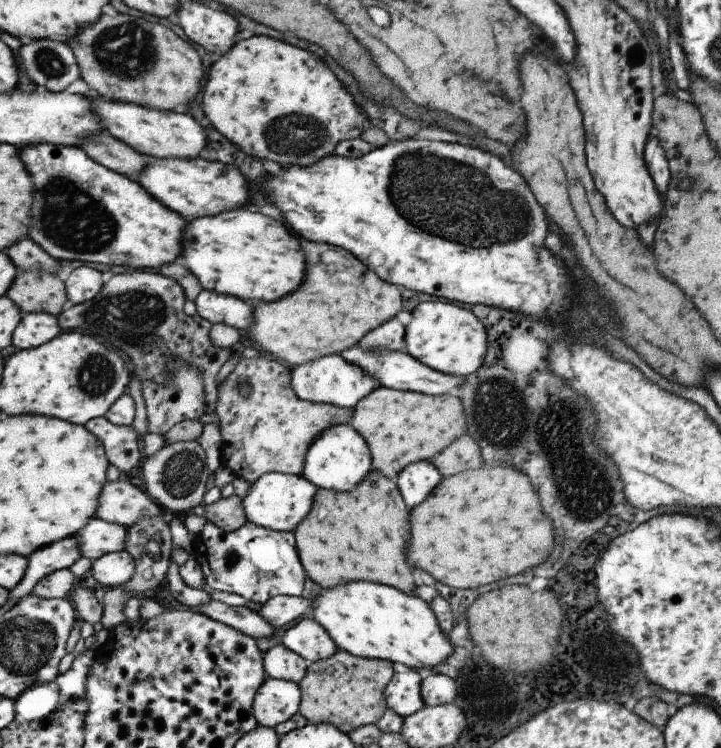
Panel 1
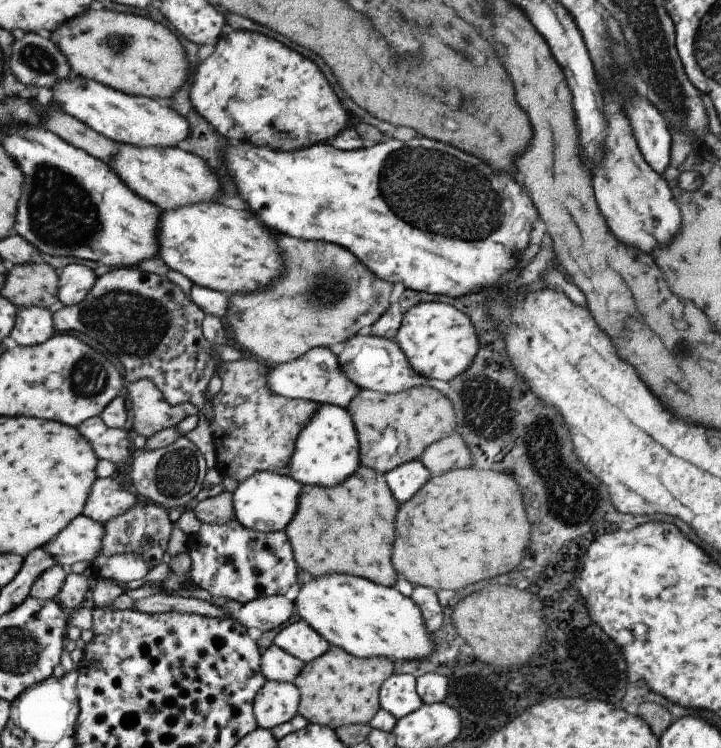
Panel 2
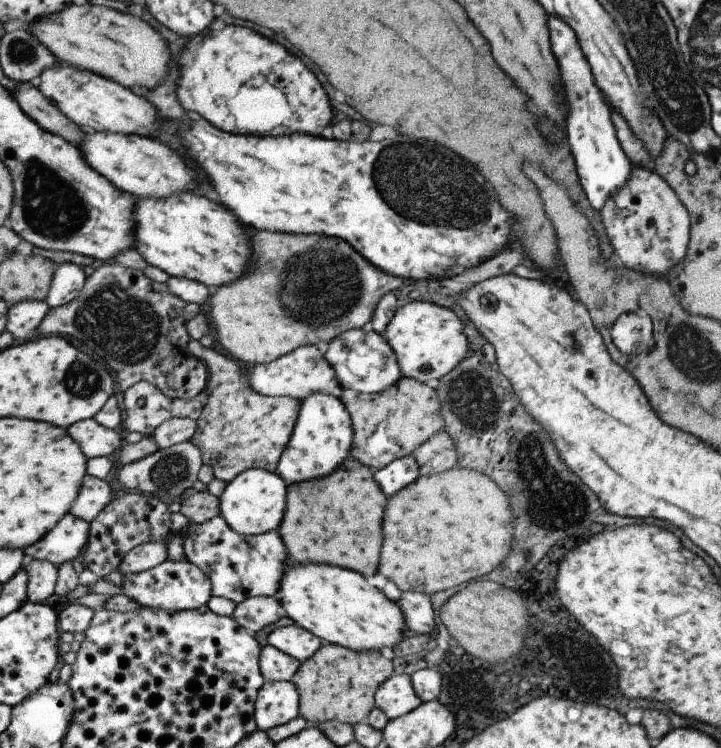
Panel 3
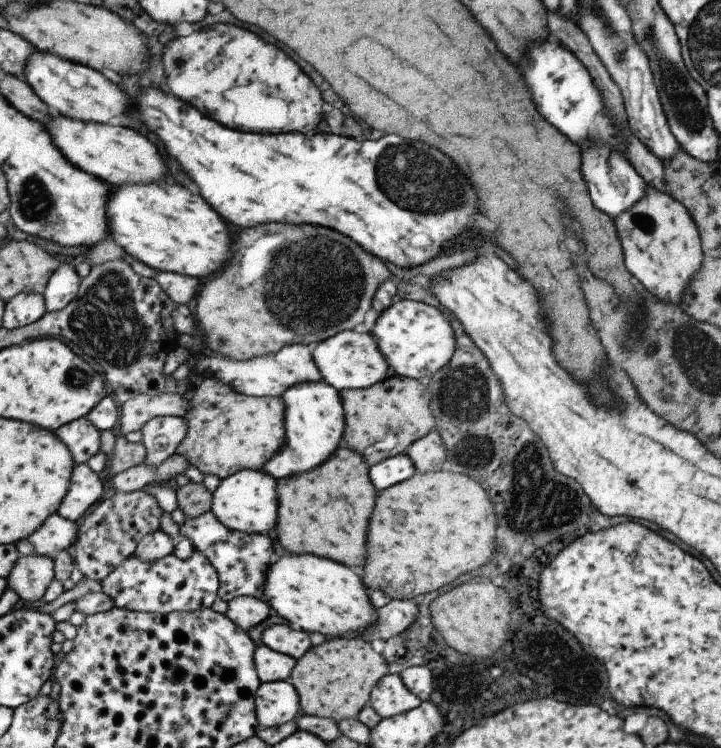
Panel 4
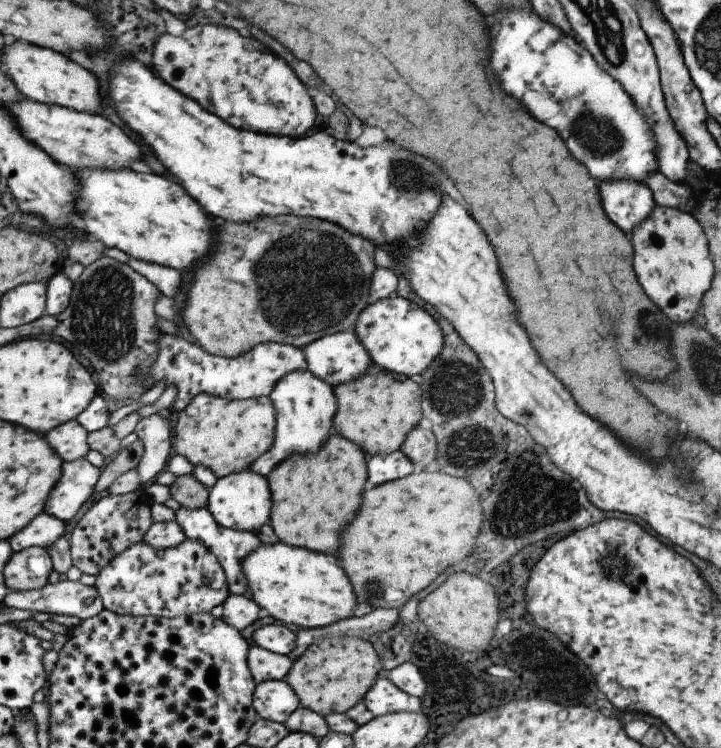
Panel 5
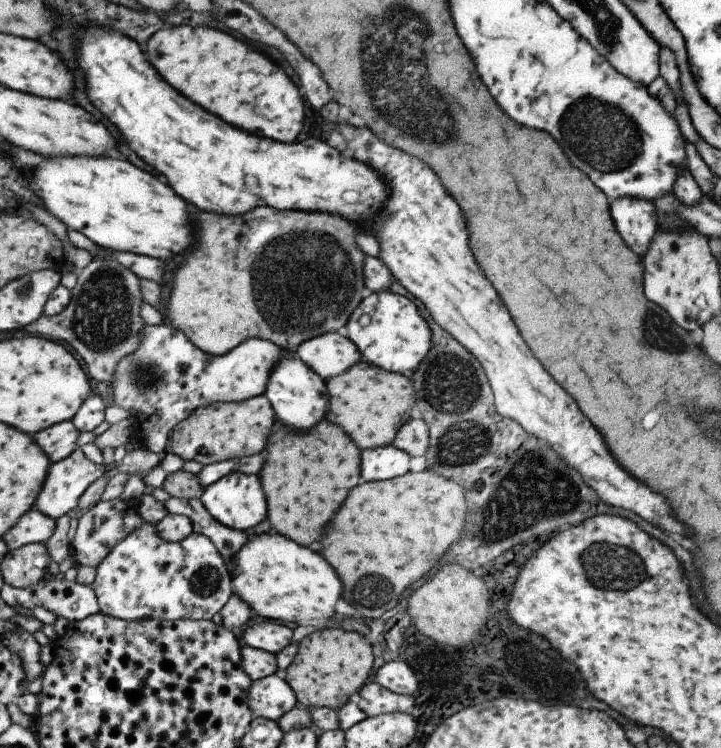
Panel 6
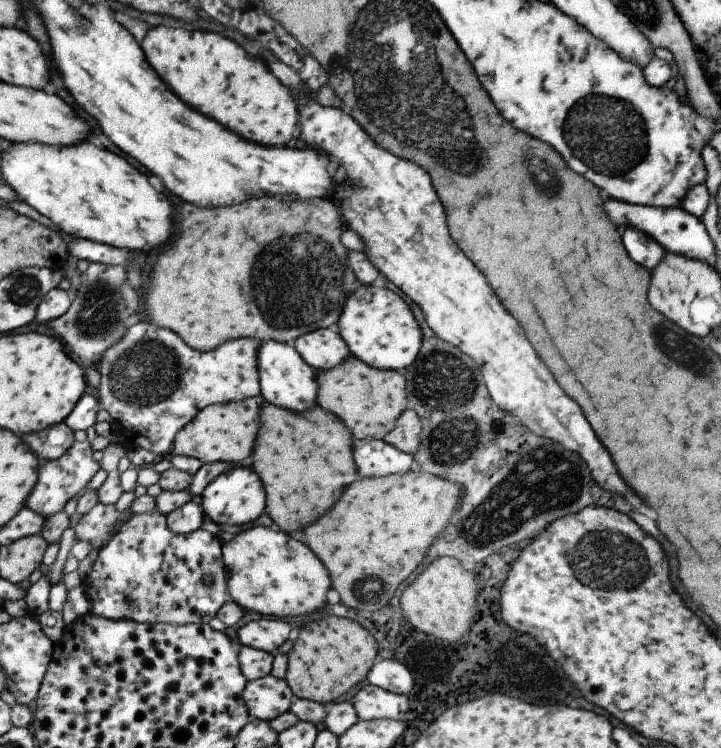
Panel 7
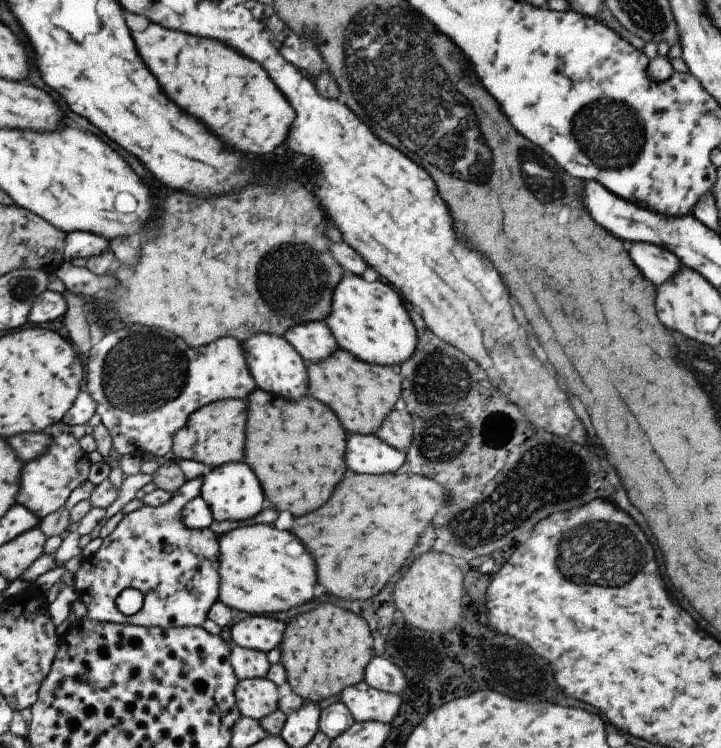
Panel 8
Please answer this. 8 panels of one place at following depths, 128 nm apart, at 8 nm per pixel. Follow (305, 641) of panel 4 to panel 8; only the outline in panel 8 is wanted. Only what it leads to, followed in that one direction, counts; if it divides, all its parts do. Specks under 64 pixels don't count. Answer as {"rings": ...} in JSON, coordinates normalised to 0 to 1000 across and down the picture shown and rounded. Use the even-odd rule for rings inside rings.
{"rings":[[[348,822],[320,837],[319,850],[331,865],[369,873],[390,858],[393,840],[395,834],[387,829]]]}

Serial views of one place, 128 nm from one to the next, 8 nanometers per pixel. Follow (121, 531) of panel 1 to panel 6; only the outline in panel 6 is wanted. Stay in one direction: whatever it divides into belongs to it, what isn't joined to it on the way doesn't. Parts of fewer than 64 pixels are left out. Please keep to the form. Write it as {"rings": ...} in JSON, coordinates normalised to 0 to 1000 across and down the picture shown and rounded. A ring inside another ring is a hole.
{"rings":[[[51,680],[35,684],[4,717],[10,737],[18,738],[40,726],[61,726],[76,709],[76,695]]]}

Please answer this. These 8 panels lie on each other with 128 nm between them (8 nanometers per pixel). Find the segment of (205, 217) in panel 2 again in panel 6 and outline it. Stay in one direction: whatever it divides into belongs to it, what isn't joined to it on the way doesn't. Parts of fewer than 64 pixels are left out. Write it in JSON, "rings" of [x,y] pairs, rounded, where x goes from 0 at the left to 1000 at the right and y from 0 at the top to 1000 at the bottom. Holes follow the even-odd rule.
{"rings":[[[101,209],[101,211],[62,211],[62,222],[49,222],[40,235],[40,251],[51,259],[60,278],[87,297],[92,305],[112,310],[129,326],[141,333],[168,336],[189,341],[232,348],[240,340],[251,337],[254,329],[262,332],[270,320],[270,307],[259,305],[257,270],[232,249],[223,246],[215,235],[187,225],[173,214],[140,211],[140,209]]]}

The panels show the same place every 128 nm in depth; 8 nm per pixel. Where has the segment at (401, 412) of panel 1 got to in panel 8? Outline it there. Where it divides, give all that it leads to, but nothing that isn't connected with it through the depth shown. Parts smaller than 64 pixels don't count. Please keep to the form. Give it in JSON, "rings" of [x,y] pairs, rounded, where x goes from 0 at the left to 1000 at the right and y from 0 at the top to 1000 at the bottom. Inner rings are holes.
{"rings":[[[469,465],[442,484],[427,485],[424,492],[427,527],[462,549],[481,580],[519,582],[555,531],[553,503],[540,489],[501,484],[476,467]]]}

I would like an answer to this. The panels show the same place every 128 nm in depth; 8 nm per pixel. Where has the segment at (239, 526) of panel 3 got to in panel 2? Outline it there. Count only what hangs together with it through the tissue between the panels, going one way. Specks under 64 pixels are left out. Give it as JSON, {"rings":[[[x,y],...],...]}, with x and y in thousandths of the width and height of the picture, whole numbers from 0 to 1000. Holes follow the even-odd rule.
{"rings":[[[372,630],[348,634],[330,646],[320,659],[323,694],[341,709],[354,713],[393,710],[411,682],[412,663],[417,648],[398,635],[384,635]]]}

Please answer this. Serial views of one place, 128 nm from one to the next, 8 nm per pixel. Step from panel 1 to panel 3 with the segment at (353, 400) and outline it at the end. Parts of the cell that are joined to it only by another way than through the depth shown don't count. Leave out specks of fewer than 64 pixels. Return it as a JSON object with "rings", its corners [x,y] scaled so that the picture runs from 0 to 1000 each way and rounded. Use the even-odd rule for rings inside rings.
{"rings":[[[438,461],[415,463],[401,473],[379,484],[343,489],[343,511],[351,524],[373,531],[404,531],[419,533],[429,527],[455,527],[470,532],[474,517],[470,516],[456,484],[448,476],[447,464]]]}

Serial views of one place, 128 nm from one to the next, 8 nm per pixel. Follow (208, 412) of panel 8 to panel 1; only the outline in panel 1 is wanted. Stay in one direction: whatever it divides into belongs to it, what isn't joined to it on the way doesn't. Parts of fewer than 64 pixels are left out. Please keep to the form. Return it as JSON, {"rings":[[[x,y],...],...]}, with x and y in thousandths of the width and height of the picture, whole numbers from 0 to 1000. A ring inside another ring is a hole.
{"rings":[[[359,475],[356,479],[334,479],[320,499],[305,512],[300,519],[300,549],[302,566],[302,575],[305,576],[307,598],[305,598],[305,623],[316,626],[318,631],[327,639],[337,639],[343,646],[348,647],[355,644],[365,634],[369,632],[394,632],[415,635],[419,628],[419,616],[422,615],[423,604],[429,594],[449,575],[460,568],[472,566],[483,566],[485,561],[488,548],[473,547],[460,541],[431,539],[427,536],[417,536],[406,528],[401,517],[401,491],[390,487],[387,483],[370,481]],[[341,512],[344,515],[344,525],[338,528],[333,525],[333,517]]]}

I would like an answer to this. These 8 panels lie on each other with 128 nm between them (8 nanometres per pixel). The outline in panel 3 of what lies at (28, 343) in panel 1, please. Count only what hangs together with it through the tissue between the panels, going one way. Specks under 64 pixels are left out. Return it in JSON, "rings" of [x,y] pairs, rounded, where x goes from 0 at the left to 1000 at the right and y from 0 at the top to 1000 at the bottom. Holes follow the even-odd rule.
{"rings":[[[36,401],[14,408],[7,440],[21,457],[43,456],[51,451],[51,436],[67,414],[68,409],[62,402]]]}

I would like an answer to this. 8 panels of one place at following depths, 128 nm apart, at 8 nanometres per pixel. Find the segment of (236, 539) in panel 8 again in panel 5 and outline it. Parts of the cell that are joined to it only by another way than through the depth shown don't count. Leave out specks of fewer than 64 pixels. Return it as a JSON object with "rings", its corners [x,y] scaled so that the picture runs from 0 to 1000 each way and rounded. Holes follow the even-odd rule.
{"rings":[[[387,723],[381,727],[361,727],[345,743],[340,743],[340,749],[334,751],[334,765],[340,767],[345,789],[343,795],[359,810],[363,821],[376,824],[379,829],[406,834],[412,840],[438,841],[490,825],[488,817],[495,807],[495,799],[490,794],[484,773],[462,749],[456,751],[451,741],[429,738],[420,733],[404,733],[398,727],[387,727]]]}

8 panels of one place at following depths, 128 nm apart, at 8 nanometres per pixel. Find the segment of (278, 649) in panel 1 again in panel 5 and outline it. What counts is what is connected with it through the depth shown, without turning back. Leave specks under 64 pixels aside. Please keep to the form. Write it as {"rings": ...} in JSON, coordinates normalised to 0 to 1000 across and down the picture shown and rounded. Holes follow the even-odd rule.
{"rings":[[[356,862],[347,864],[341,874],[343,892],[355,913],[394,908],[406,884],[399,876],[373,872]]]}

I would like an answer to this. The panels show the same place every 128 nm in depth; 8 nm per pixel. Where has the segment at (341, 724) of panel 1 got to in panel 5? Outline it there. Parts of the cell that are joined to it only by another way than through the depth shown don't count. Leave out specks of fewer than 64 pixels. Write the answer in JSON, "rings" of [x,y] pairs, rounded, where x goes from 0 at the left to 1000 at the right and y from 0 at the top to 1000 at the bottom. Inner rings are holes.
{"rings":[[[483,850],[459,852],[429,861],[423,872],[405,884],[393,909],[409,925],[417,945],[449,959],[462,952],[481,952],[494,939],[501,937],[506,925],[517,917],[527,894],[528,882],[513,856]]]}

